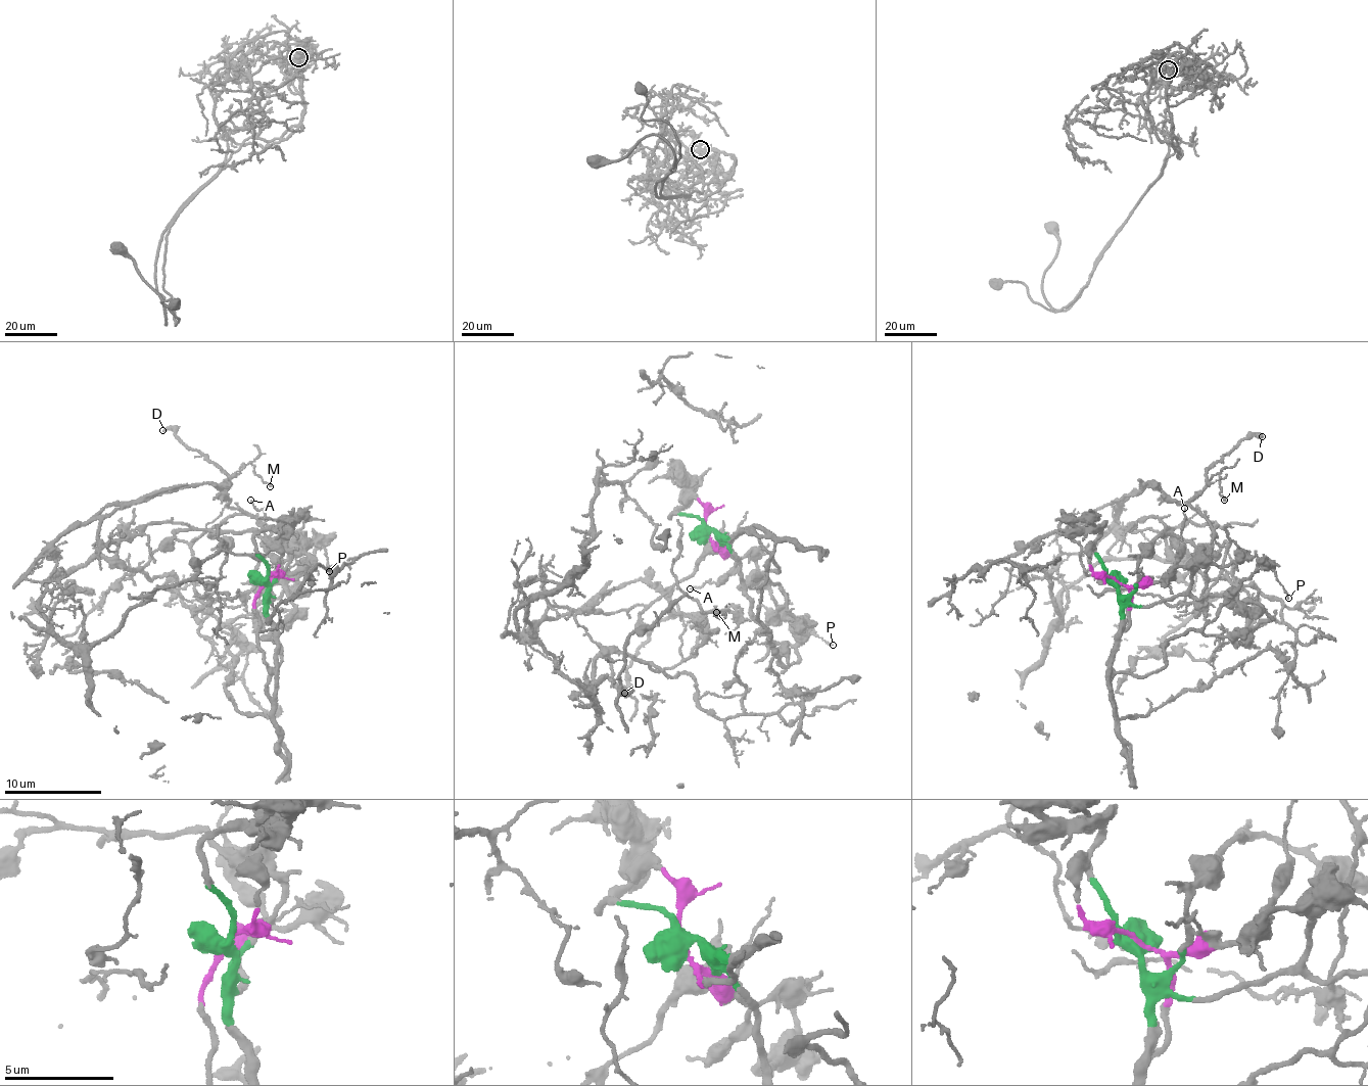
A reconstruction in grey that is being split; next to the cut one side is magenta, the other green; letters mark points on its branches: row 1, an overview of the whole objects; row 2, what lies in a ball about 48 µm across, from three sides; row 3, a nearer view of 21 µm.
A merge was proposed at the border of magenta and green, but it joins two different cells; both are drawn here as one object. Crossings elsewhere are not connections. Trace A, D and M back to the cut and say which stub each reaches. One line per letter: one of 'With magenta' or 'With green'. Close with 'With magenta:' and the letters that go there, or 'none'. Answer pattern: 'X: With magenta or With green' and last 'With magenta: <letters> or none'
A: With magenta
D: With green
M: With green
With magenta: A

